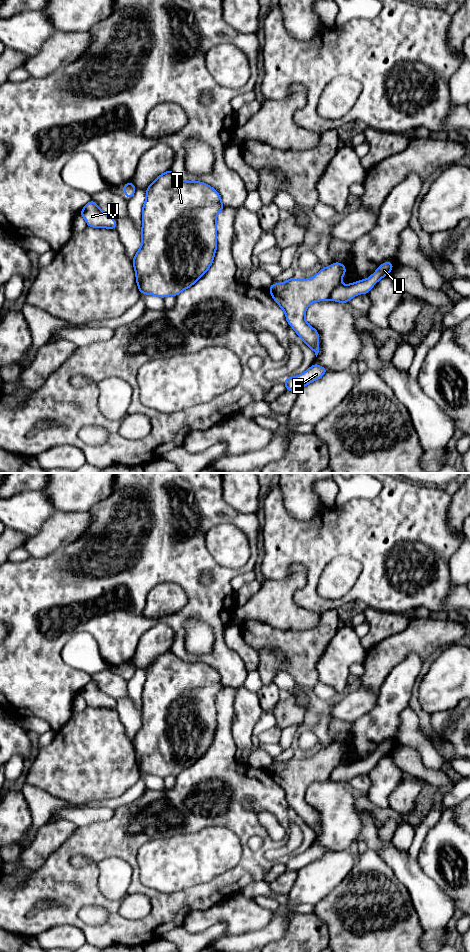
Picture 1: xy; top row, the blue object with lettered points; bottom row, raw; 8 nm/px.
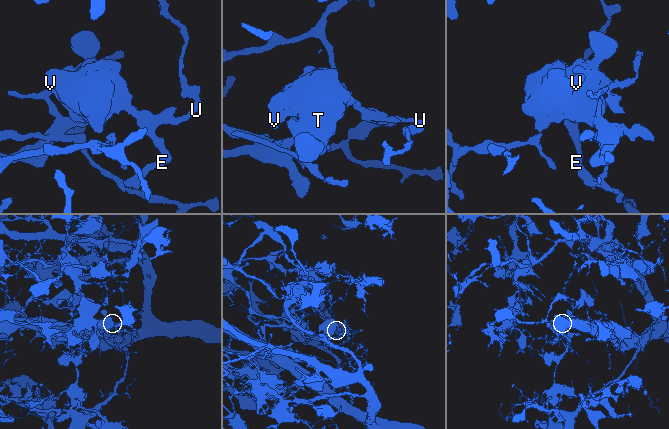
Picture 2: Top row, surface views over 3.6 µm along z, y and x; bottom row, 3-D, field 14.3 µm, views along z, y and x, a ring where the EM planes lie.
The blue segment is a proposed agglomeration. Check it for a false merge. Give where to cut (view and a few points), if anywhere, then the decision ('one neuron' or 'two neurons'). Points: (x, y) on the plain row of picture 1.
cut in xy along (340, 763), (331, 771), (329, 778); two neurons

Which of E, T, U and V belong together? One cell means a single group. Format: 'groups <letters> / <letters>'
groups E T V / U

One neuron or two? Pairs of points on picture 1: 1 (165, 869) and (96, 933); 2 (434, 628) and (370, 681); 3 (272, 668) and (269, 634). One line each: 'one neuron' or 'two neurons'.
1: two neurons
2: one neuron
3: one neuron

